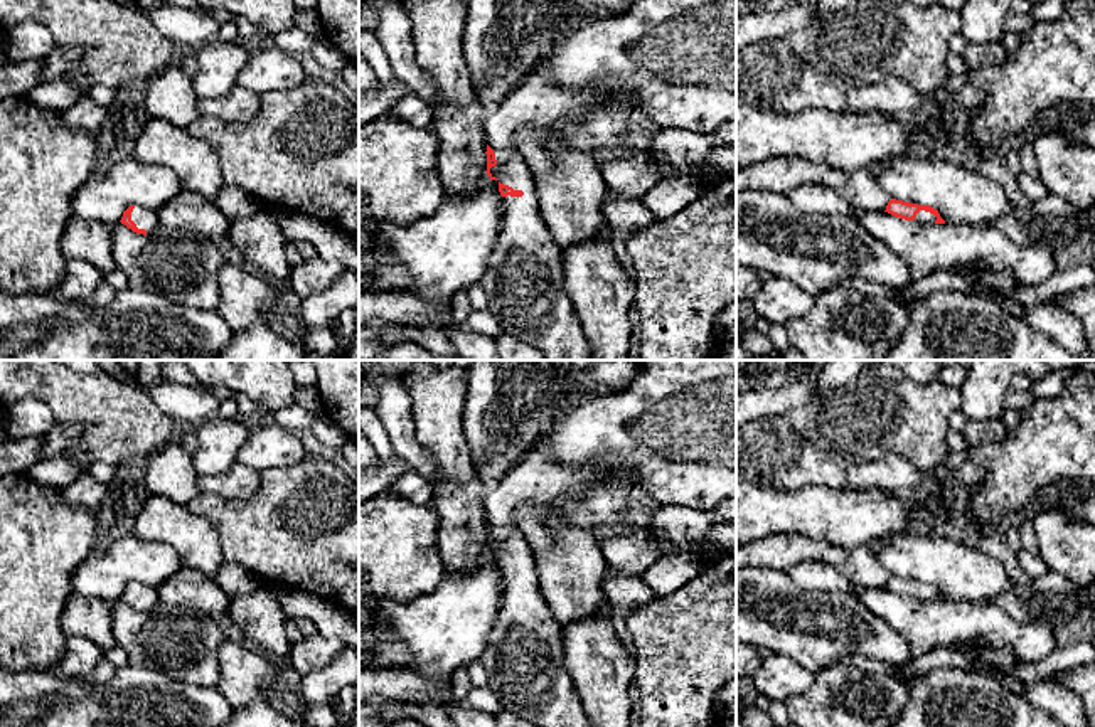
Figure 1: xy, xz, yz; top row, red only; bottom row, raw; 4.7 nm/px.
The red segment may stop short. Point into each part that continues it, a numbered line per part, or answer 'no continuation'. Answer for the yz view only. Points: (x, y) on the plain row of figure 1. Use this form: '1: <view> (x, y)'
1: yz (922, 594)

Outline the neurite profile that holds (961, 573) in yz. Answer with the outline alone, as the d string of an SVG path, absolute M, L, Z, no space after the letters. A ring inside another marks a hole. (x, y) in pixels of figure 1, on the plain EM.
M898 533L878 540L873 552L891 576L930 582L948 601L986 602L1012 586L999 560L942 537Z

